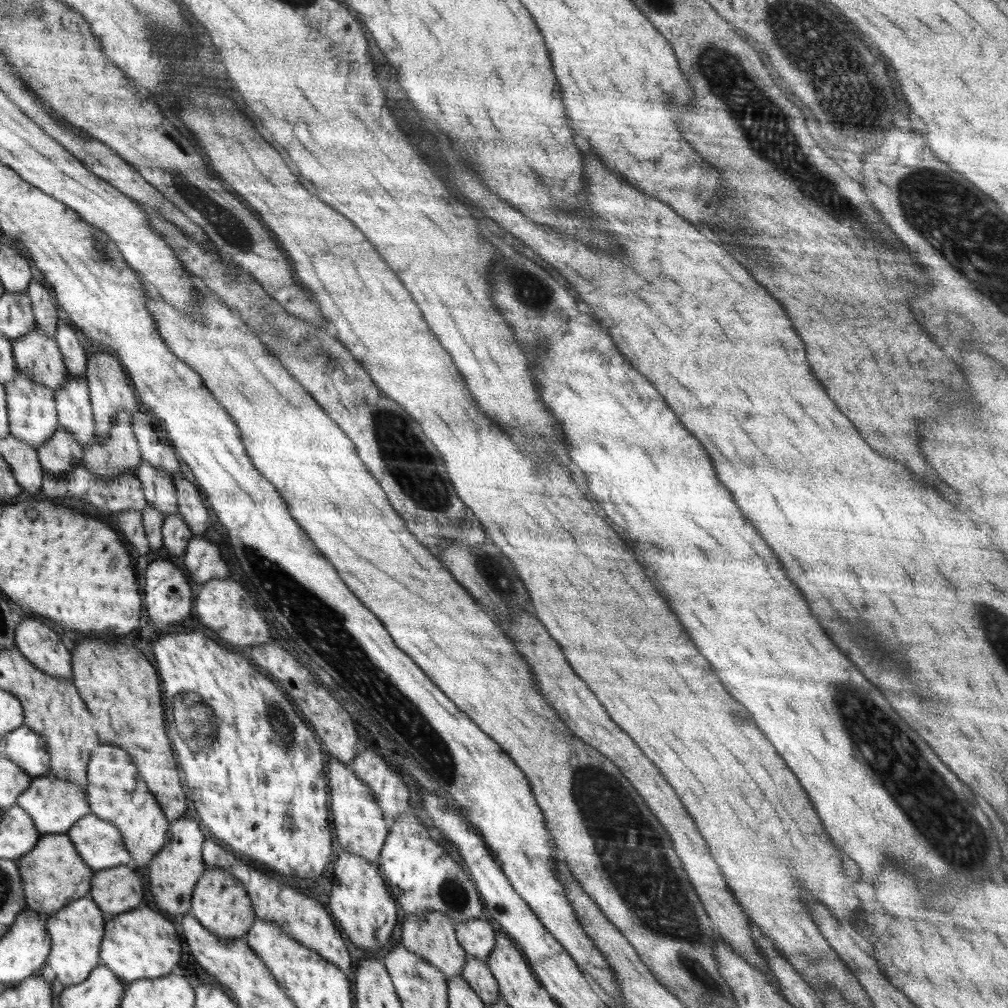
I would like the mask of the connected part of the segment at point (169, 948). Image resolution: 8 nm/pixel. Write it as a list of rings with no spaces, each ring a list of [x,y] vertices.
[[[146,906],[142,907],[142,910],[120,914],[118,918],[112,916],[106,921],[101,962],[122,982],[128,984],[144,978],[160,978],[170,974],[182,955],[180,948],[182,948],[180,937],[174,926],[166,920],[166,915]]]

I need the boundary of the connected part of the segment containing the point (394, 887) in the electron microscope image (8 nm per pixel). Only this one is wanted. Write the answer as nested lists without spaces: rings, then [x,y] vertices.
[[[412,808],[404,814],[398,814],[392,828],[388,830],[377,864],[387,890],[398,904],[401,916],[410,914],[420,918],[424,912],[440,912],[448,916],[454,927],[460,922],[482,918],[482,896],[476,893],[472,879],[448,852],[431,838],[430,830],[422,819],[422,816],[414,814]]]

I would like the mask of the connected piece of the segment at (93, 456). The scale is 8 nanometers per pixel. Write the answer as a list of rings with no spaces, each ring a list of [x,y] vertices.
[[[125,413],[118,415],[106,440],[100,442],[94,436],[94,442],[83,447],[84,466],[102,480],[110,480],[120,474],[136,474],[141,460],[133,418]]]

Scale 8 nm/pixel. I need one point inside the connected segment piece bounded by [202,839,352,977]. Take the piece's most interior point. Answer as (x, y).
(303, 918)

